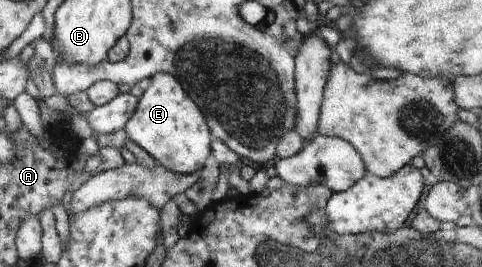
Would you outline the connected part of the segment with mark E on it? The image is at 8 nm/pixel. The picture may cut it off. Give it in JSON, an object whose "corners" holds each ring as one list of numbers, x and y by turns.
{"corners":[[160,72,149,80,149,86,138,100,124,130,128,138,169,171,181,174,198,172,210,155,211,128,206,117,179,80,166,72]]}

